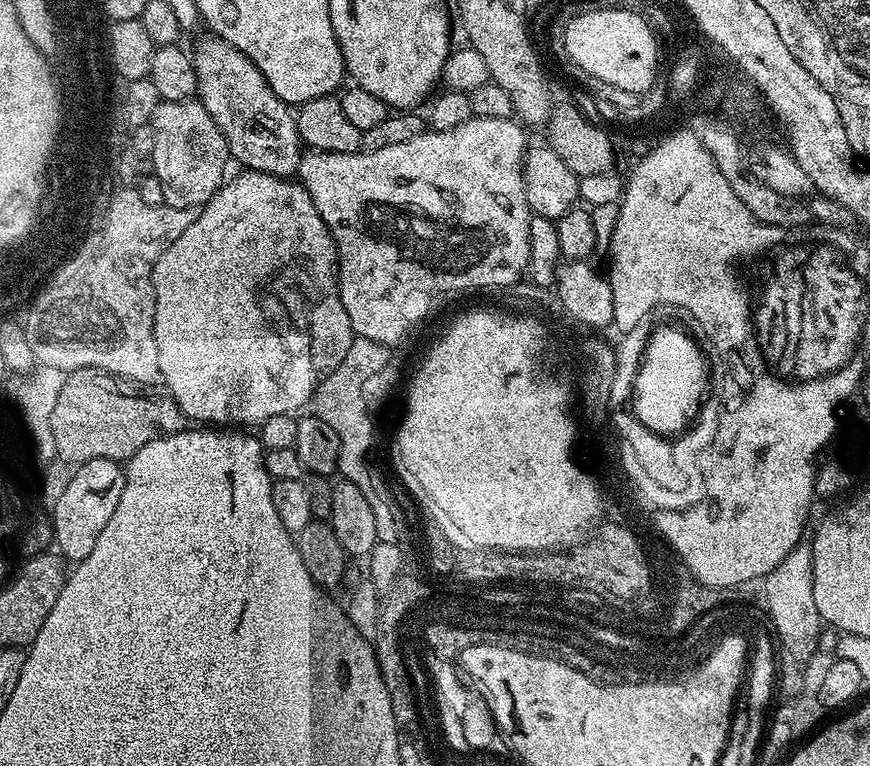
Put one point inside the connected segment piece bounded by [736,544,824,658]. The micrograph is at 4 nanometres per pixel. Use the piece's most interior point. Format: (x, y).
(788, 591)

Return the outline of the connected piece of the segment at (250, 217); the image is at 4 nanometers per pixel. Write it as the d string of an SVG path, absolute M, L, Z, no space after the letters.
M240 170L236 177L225 179L220 185L220 189L209 198L207 204L203 205L197 211L194 222L190 222L190 226L186 226L186 230L182 230L182 234L178 234L178 238L174 238L174 242L169 248L163 252L158 258L158 262L152 271L152 284L156 288L156 313L154 314L154 338L158 346L158 366L160 367L160 380L165 384L167 395L175 400L176 405L184 412L185 417L196 420L213 420L216 426L248 426L244 424L253 424L259 426L265 420L274 418L278 414L296 414L301 411L300 407L304 403L311 401L316 395L317 388L320 387L321 380L325 376L329 376L338 366L338 362L342 362L342 358L346 358L346 350L350 350L354 339L354 333L350 326L350 318L346 318L346 306L342 306L342 298L340 297L340 285L338 283L338 261L336 259L336 243L332 241L332 236L328 232L326 222L322 222L322 218L318 214L318 210L314 206L314 202L310 198L310 194L304 188L303 183L297 182L295 179L284 179L282 177L271 176L266 172L253 172L251 170Z

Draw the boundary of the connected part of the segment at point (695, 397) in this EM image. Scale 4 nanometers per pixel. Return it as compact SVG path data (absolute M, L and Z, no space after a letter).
M672 324L658 325L651 334L640 367L634 379L634 389L630 397L633 404L632 414L641 425L657 435L672 436L683 433L692 423L707 395L709 367L703 349L692 336L683 329Z

